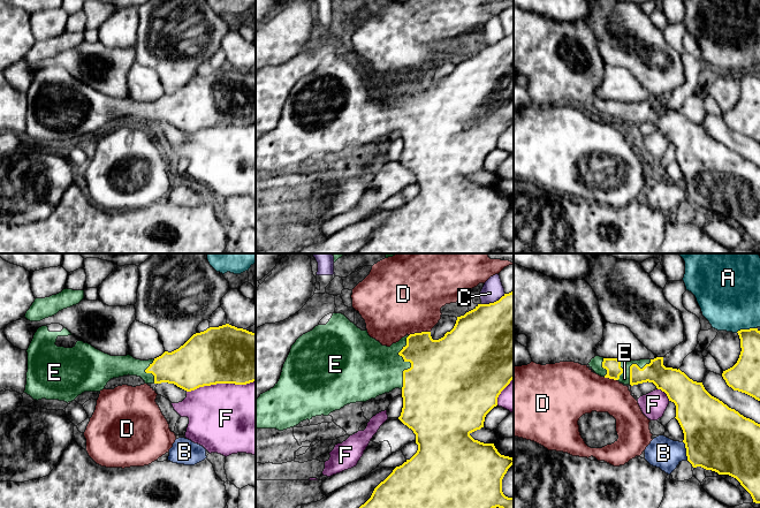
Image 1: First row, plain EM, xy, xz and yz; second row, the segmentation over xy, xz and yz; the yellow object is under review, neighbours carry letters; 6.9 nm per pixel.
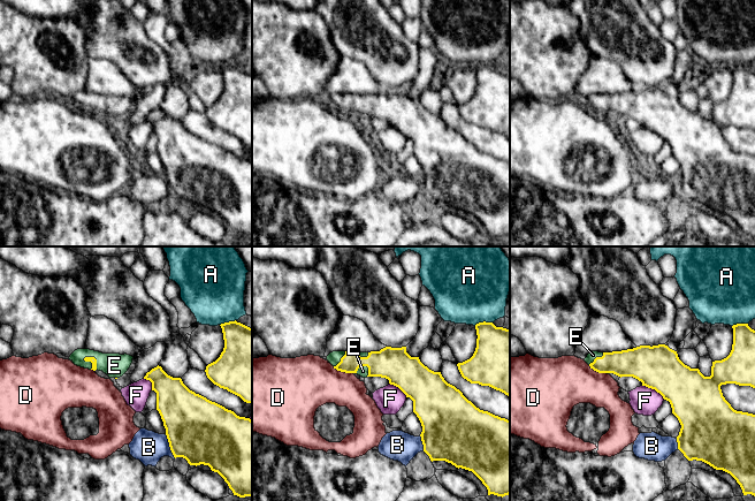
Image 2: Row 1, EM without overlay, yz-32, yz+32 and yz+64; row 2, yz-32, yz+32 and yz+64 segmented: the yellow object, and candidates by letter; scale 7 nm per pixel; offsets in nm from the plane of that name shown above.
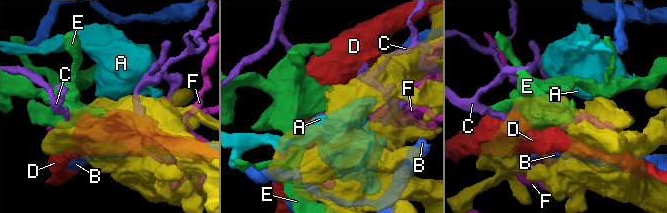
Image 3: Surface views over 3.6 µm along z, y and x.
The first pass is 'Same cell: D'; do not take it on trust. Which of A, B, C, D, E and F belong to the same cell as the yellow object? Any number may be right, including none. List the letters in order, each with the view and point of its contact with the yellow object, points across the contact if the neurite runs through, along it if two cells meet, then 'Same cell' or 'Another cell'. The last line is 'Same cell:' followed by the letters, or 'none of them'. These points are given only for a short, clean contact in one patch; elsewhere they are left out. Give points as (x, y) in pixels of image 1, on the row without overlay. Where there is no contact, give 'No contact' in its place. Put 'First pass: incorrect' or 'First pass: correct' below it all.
A: Touches yellow at yz (745, 71). Boundary: yz (755, 69), (736, 74). Another cell
B: Touches yellow at yz (686, 192). Another cell
C: Touches yellow at xz (494, 44). Another cell
D: Touches yellow at xz (419, 75). Another cell
E: Touches yellow at xz (409, 103). Path across: xz (442, 115), (409, 103), (404, 107), (374, 111). Same cell
F: Touches yellow at xy (220, 124). Another cell
Same cell: E
First pass: incorrect

